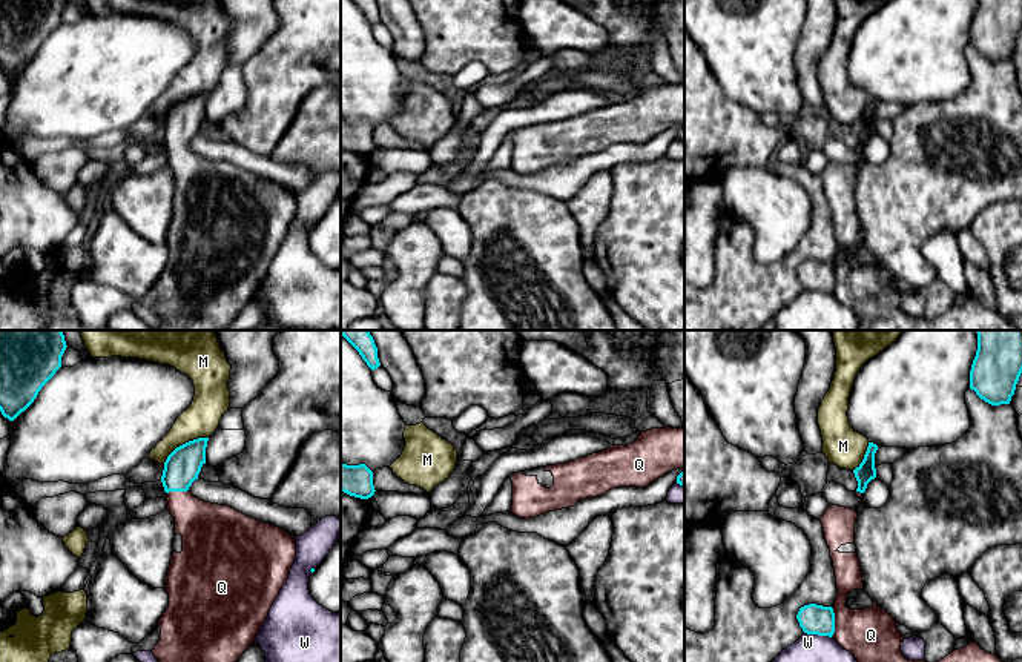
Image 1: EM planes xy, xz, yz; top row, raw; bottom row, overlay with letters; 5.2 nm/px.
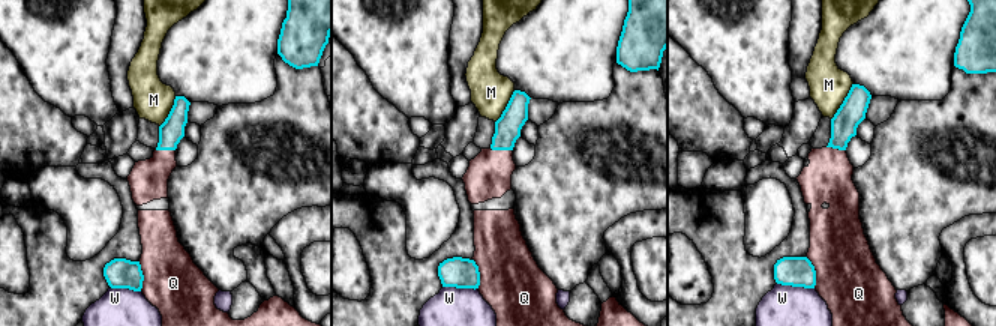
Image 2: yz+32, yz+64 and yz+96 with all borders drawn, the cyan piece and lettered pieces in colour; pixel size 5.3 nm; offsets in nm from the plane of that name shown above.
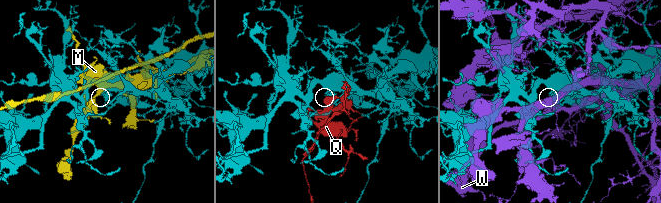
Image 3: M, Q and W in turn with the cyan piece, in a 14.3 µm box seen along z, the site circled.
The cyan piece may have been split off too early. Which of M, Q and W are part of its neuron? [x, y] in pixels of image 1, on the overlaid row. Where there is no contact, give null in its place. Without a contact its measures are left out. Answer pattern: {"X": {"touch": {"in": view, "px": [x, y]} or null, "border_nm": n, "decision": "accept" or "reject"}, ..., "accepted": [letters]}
{"M": {"touch": {"in": "xy", "px": [186, 443]}, "border_nm": 280, "decision": "reject"}, "Q": {"touch": {"in": "yz", "px": [834, 622]}, "border_nm": 150, "decision": "accept"}, "W": {"touch": {"in": "yz", "px": [818, 635]}, "border_nm": 150, "decision": "reject"}, "accepted": ["Q"]}

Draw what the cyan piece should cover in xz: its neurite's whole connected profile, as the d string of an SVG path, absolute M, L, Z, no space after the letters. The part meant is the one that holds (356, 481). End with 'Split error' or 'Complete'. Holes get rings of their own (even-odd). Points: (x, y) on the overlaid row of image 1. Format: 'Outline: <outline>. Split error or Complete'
Outline: M341 464L341 492L361 499L371 498L376 492L373 472L365 464Z. Complete

